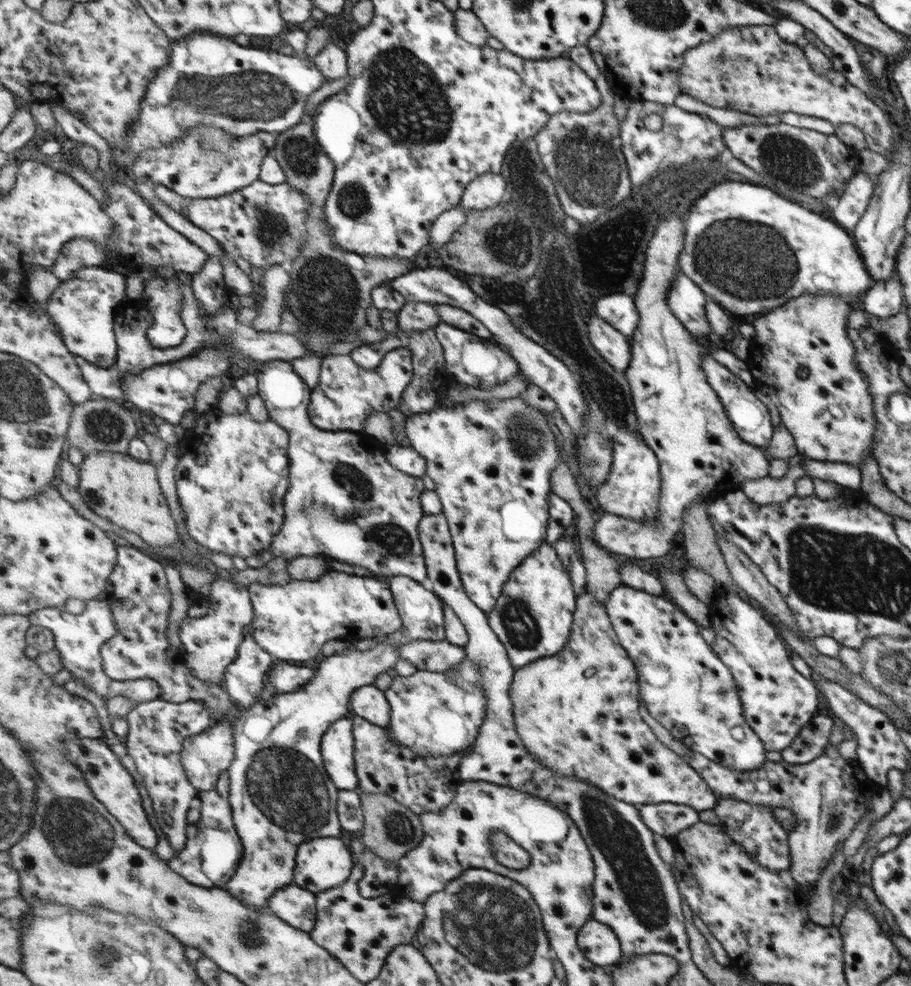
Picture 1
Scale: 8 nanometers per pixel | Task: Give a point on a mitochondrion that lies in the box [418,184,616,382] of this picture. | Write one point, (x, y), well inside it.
(509, 241)

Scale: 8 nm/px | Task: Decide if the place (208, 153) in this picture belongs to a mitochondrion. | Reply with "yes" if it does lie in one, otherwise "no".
yes

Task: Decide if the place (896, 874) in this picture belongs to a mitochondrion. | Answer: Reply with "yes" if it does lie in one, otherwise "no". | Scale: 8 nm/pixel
yes

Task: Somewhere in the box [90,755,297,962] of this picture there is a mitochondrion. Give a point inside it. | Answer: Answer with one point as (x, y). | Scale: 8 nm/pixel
(252, 937)

